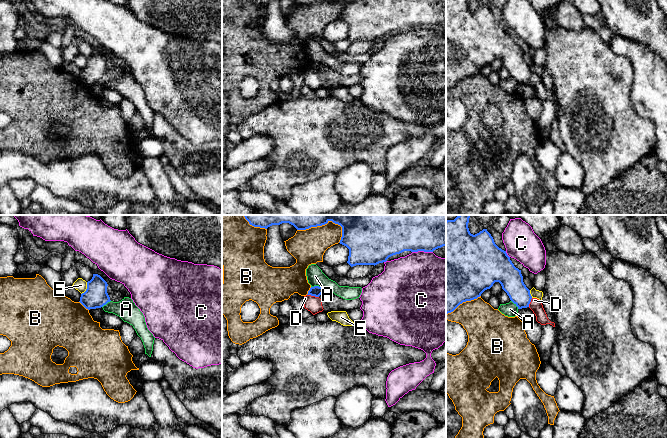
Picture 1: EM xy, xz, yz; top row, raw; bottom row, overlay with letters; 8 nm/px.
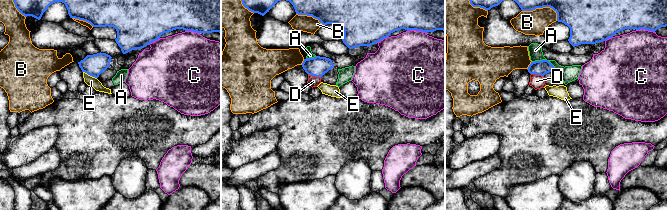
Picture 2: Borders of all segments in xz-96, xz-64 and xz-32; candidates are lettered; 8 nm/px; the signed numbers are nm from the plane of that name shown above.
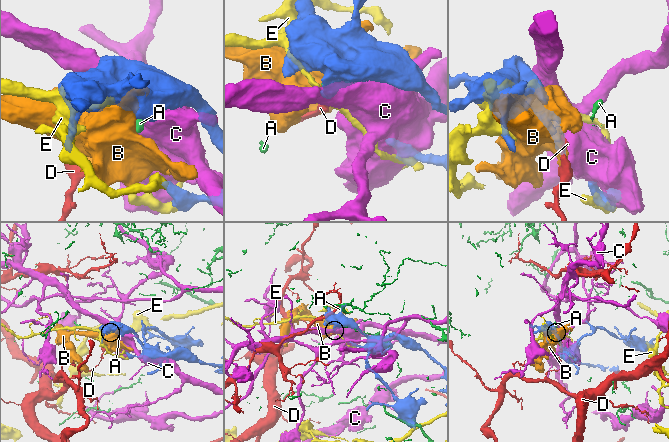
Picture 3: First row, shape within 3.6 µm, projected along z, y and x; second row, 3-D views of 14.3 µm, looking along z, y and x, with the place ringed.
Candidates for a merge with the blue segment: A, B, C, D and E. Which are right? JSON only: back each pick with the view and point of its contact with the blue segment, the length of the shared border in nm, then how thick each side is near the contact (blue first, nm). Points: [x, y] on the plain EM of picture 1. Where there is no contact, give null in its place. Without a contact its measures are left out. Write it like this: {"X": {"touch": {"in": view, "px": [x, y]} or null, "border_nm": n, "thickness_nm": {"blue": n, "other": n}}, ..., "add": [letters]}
{"add": []}

